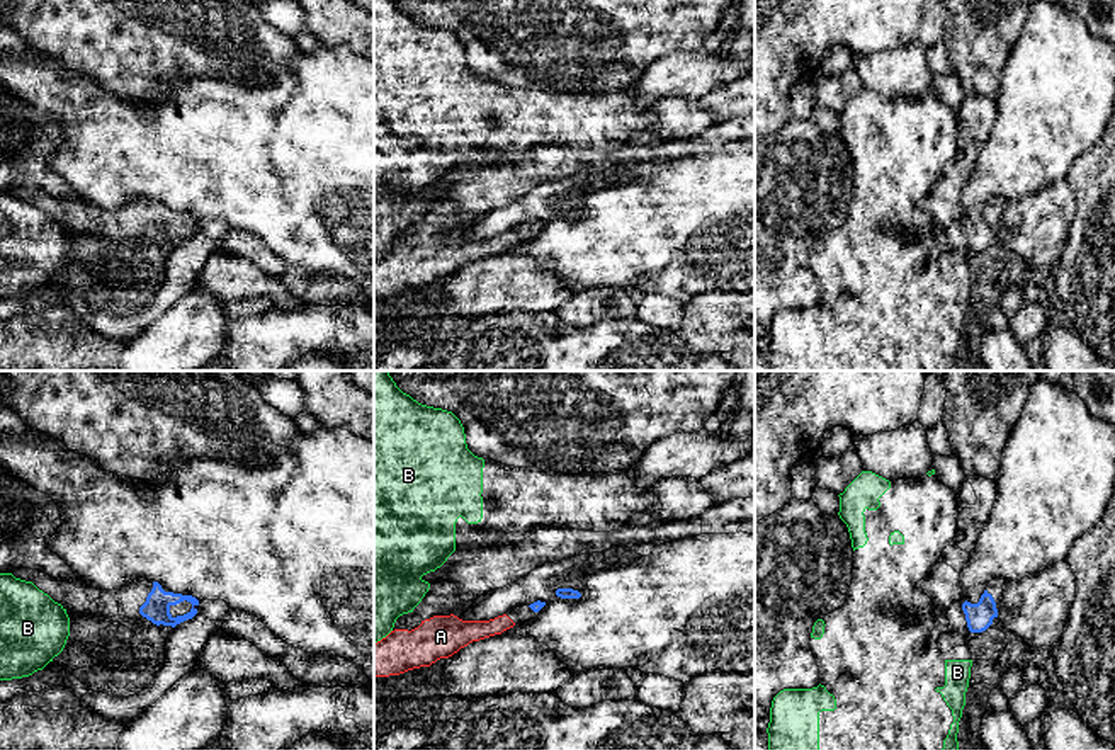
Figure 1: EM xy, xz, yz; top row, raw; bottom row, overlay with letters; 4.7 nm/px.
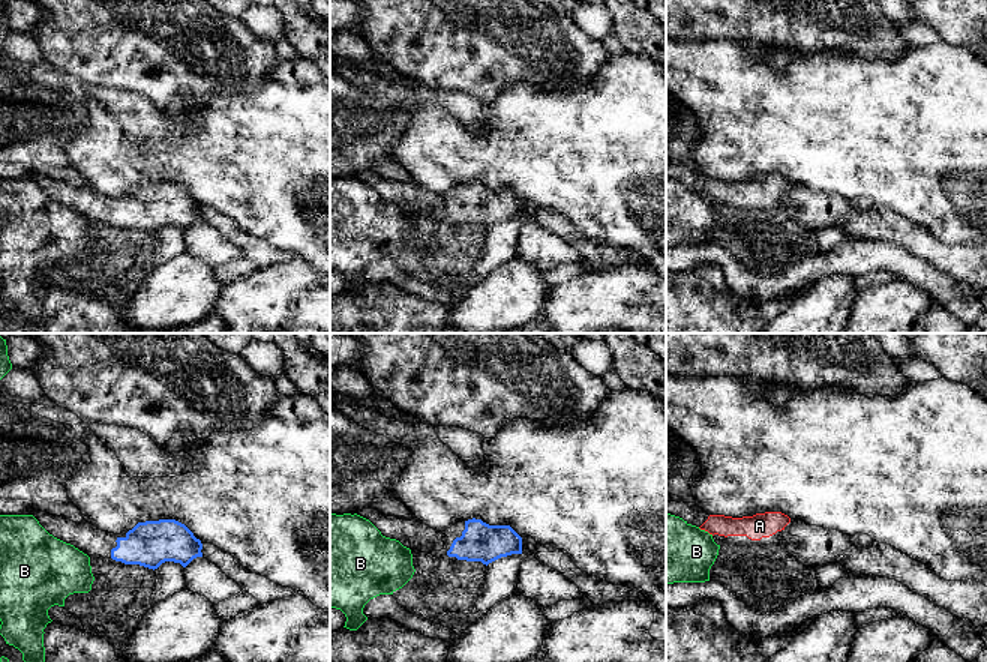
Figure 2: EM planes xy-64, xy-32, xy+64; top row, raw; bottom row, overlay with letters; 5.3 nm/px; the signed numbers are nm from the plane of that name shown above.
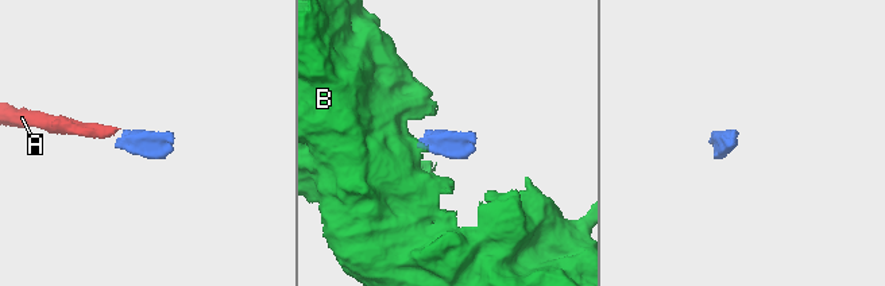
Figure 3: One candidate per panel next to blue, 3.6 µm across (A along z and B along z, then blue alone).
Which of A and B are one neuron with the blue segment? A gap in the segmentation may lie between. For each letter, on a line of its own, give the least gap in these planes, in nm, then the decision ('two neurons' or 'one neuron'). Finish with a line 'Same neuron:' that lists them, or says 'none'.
A: 110 nm | one neuron
B: 140 nm | two neurons
Same neuron: A

